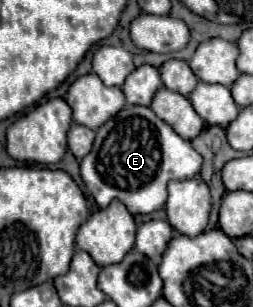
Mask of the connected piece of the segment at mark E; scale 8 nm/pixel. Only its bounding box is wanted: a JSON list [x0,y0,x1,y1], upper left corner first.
[80,106,202,214]

